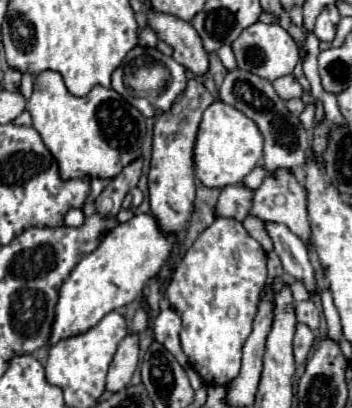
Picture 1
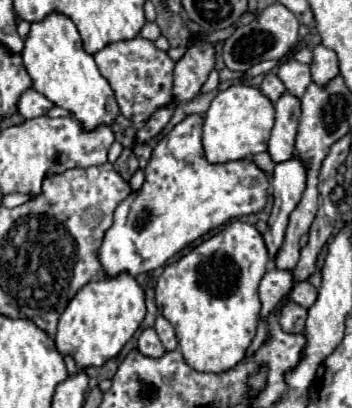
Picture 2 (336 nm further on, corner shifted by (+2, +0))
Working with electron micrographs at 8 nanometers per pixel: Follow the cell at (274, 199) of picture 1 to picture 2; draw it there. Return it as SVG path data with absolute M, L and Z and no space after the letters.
M284 91L284 95L276 101L276 123L268 141L268 153L274 163L286 161L294 155L296 129L300 119L300 99Z

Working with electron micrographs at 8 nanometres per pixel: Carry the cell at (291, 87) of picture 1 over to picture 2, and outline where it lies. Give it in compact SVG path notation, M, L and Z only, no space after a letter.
M288 59L278 67L278 77L284 83L284 87L296 95L302 97L306 87L312 83L310 79L310 67L304 63L298 63L296 59Z

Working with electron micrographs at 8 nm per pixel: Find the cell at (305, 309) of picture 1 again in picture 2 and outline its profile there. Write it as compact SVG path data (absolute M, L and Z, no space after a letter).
M298 281L290 291L290 299L308 309L316 301L316 287L310 281Z

